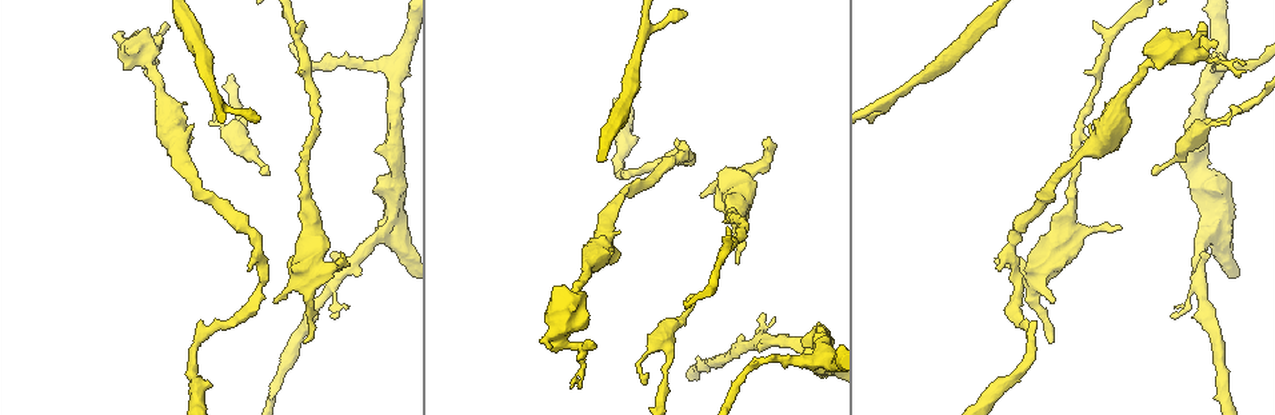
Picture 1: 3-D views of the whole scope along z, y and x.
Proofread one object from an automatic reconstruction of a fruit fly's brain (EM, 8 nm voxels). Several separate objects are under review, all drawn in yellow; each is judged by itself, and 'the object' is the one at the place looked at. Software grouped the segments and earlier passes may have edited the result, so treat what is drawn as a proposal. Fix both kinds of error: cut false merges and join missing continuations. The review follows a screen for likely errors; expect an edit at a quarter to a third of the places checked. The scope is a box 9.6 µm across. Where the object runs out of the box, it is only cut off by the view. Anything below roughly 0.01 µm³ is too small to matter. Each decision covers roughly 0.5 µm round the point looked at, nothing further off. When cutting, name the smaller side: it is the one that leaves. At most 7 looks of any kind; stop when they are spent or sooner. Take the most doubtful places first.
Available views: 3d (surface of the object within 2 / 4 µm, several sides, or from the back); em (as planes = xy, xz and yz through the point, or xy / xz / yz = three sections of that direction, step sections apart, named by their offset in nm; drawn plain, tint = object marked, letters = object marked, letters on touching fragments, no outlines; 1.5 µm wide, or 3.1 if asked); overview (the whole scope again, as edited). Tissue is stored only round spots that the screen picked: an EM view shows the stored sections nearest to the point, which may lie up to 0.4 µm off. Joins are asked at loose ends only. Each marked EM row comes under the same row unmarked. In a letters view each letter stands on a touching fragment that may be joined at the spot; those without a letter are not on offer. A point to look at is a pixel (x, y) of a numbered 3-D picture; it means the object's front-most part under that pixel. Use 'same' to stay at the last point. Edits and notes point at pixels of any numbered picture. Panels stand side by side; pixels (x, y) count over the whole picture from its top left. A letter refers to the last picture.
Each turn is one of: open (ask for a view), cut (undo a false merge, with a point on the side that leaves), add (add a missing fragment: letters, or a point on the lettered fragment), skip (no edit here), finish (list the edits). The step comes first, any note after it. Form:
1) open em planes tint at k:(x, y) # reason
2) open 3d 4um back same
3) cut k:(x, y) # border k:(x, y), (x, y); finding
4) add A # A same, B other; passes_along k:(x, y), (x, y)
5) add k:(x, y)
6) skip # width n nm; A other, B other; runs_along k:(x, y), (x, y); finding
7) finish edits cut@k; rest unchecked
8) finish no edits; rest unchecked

open 3d 4um at 1:(1158, 173) # an open end

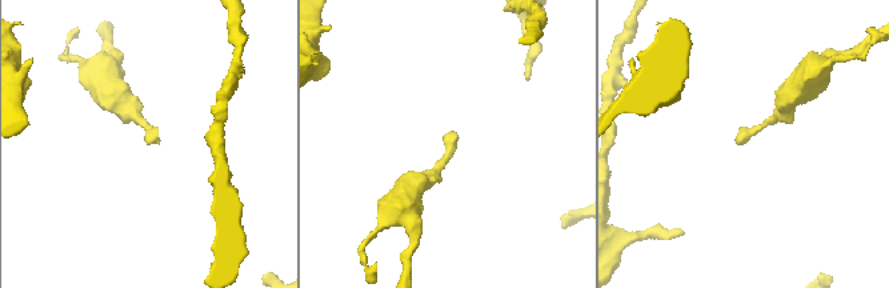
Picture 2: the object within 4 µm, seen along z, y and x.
open em planes letters at 2:(456, 138)

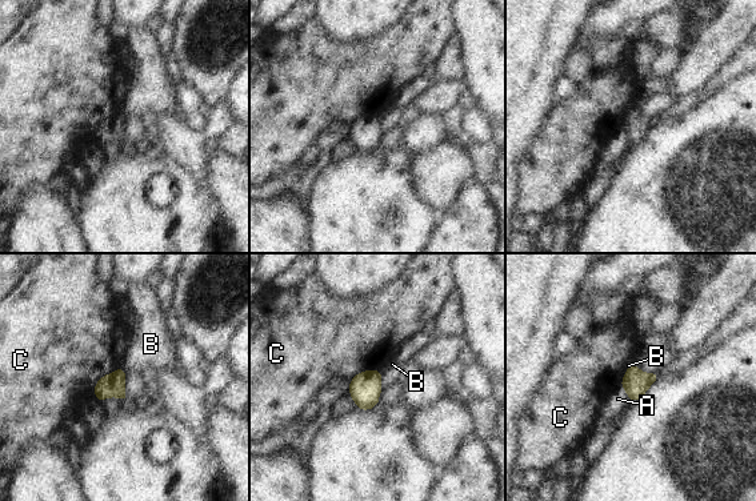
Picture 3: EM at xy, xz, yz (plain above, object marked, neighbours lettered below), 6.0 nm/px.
skip # A other, B other, C other; border 3:(120, 367), (126, 371); none of them fits

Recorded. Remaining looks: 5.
open em planes letters at 1:(996, 261) # branch stops here

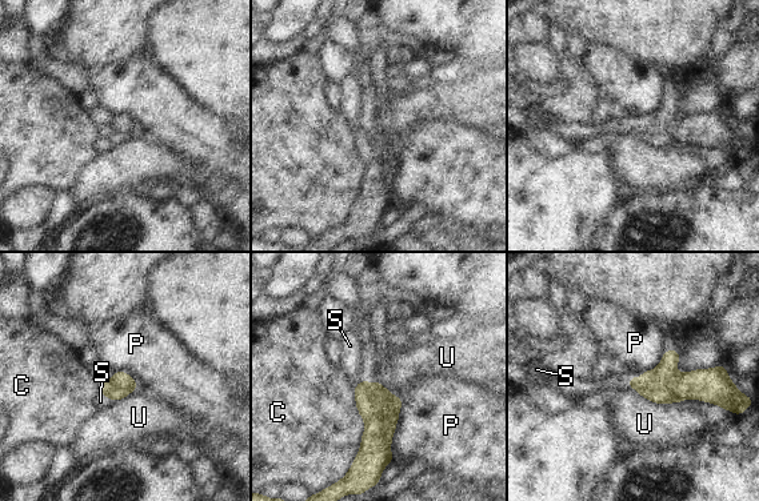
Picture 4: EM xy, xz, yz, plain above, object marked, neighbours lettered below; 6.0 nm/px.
add S # longest_contact C 480 nm; C other, P other, S same, U other; passes_along 4:(122, 384), (106, 395), (100, 401); it goes on there

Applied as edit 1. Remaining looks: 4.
open 3d 2um at 1:(870, 122)

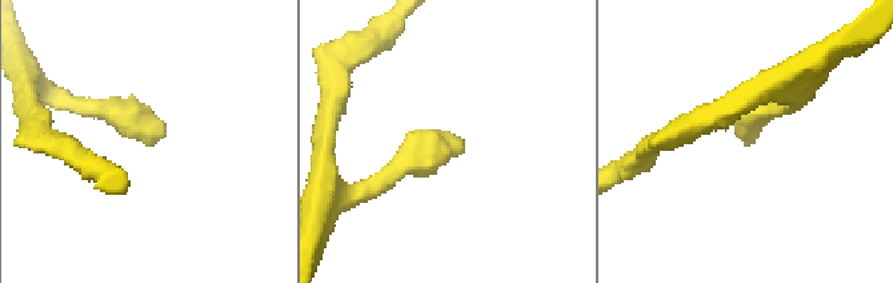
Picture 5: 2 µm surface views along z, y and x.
open em planes letters at 5:(464, 145)

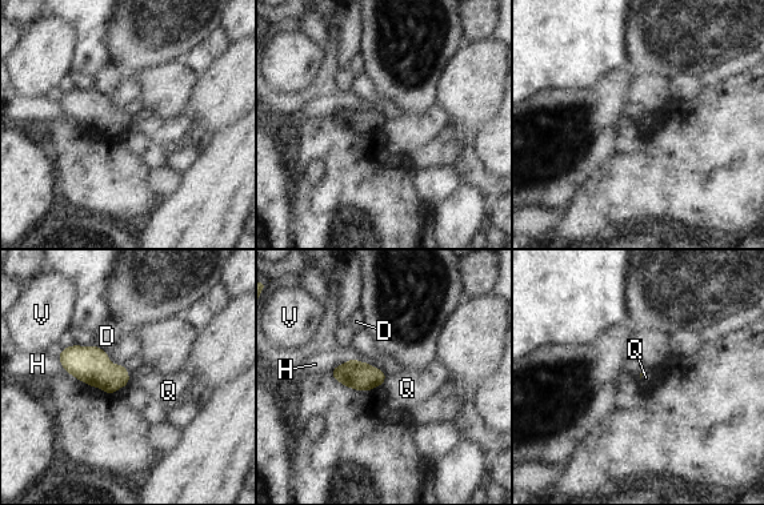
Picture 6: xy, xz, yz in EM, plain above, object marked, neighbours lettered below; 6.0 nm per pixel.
skip # D other, H other, Q other, V other; border 6:(387, 377), (382, 384); no lettered fragment goes on from it

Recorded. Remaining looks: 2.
finish edits add@4; rest unchecked

